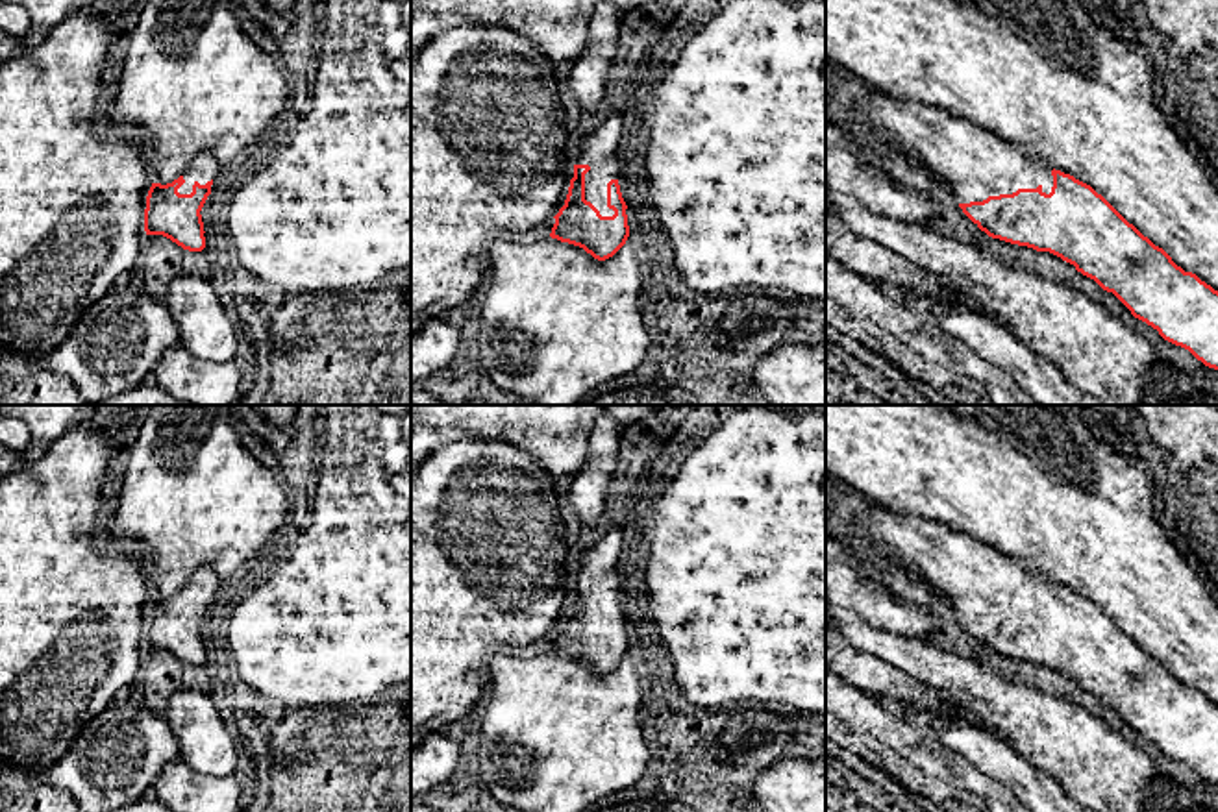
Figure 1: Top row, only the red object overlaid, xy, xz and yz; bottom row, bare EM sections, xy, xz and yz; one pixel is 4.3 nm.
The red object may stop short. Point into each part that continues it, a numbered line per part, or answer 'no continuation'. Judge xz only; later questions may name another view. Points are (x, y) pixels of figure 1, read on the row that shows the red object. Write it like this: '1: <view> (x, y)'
1: xz (600, 148)

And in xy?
1: xy (204, 167)

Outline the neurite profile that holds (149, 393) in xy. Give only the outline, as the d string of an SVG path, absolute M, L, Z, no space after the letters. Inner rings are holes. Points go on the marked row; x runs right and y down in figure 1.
M148 379L146 383L126 390L118 396L104 400L96 405L193 405L185 400L174 398L167 390L163 390L157 383Z

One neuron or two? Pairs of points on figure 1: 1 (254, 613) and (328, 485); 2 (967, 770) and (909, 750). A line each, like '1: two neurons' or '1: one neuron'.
1: one neuron
2: one neuron

